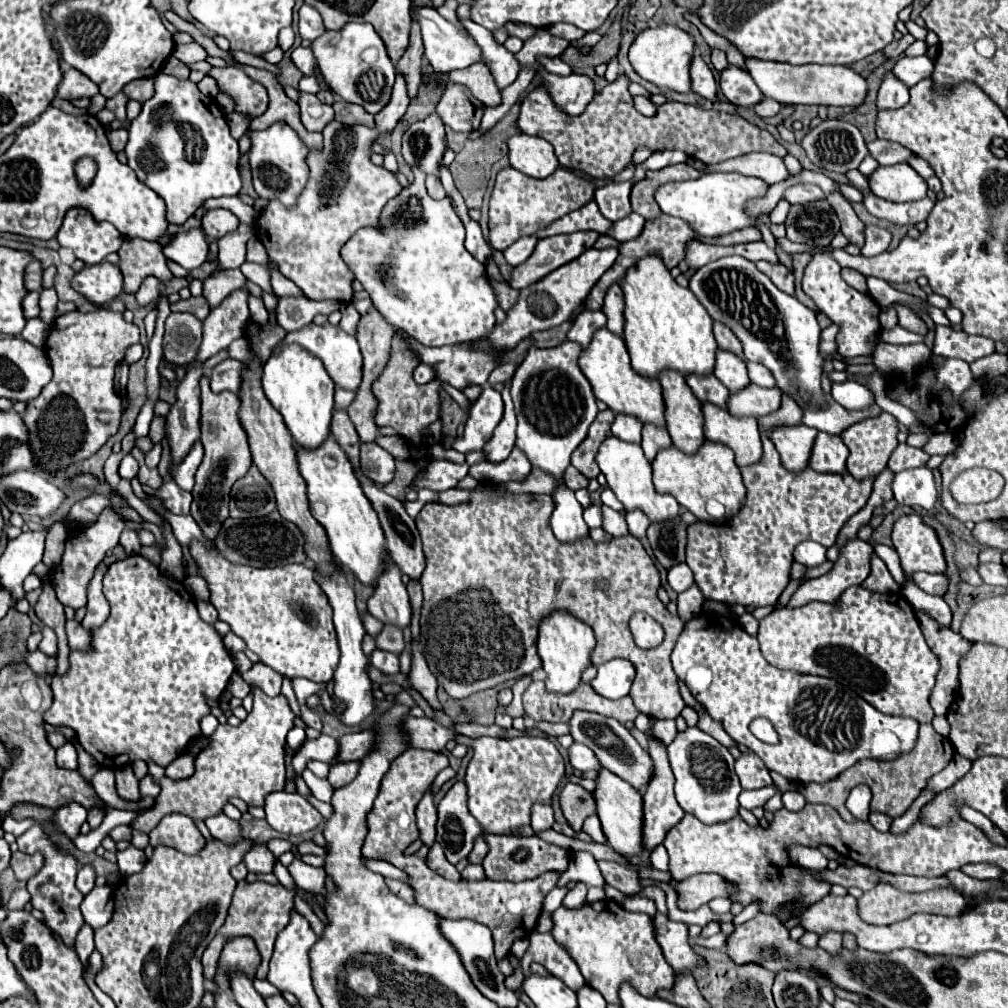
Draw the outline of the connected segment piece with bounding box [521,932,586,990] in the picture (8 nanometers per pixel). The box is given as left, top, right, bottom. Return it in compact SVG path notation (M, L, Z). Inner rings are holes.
M532 932L530 948L524 954L521 962L524 978L527 978L530 964L538 962L550 974L560 978L572 990L578 990L578 988L582 988L586 984L578 964L572 960L572 956L566 952L566 948L562 948L562 944L558 944L550 934Z

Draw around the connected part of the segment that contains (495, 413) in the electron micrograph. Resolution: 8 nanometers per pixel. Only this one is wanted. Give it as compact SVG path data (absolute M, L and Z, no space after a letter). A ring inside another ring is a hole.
M484 386L480 398L470 408L470 418L466 420L462 436L458 436L450 444L450 448L462 454L480 450L492 436L498 422L502 420L502 414L504 414L504 402L500 392L492 390L490 386Z

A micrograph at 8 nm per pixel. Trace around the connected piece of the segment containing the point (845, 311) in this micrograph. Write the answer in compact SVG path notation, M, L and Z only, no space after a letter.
M814 254L812 256L808 266L804 268L802 290L804 290L804 294L808 294L816 302L820 312L826 314L838 326L838 354L842 358L872 354L870 338L881 331L880 322L878 322L880 306L868 294L854 290L852 286L848 286L842 280L840 264L832 256L828 256L828 254Z

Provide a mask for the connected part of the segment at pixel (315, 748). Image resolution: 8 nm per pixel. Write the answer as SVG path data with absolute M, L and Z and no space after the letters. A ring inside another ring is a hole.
M320 734L318 738L310 740L306 738L304 744L294 752L292 758L292 768L294 768L294 778L292 781L286 780L286 790L288 792L296 792L296 776L301 775L306 768L306 762L310 760L320 760L326 764L332 764L338 756L338 742L332 736Z

